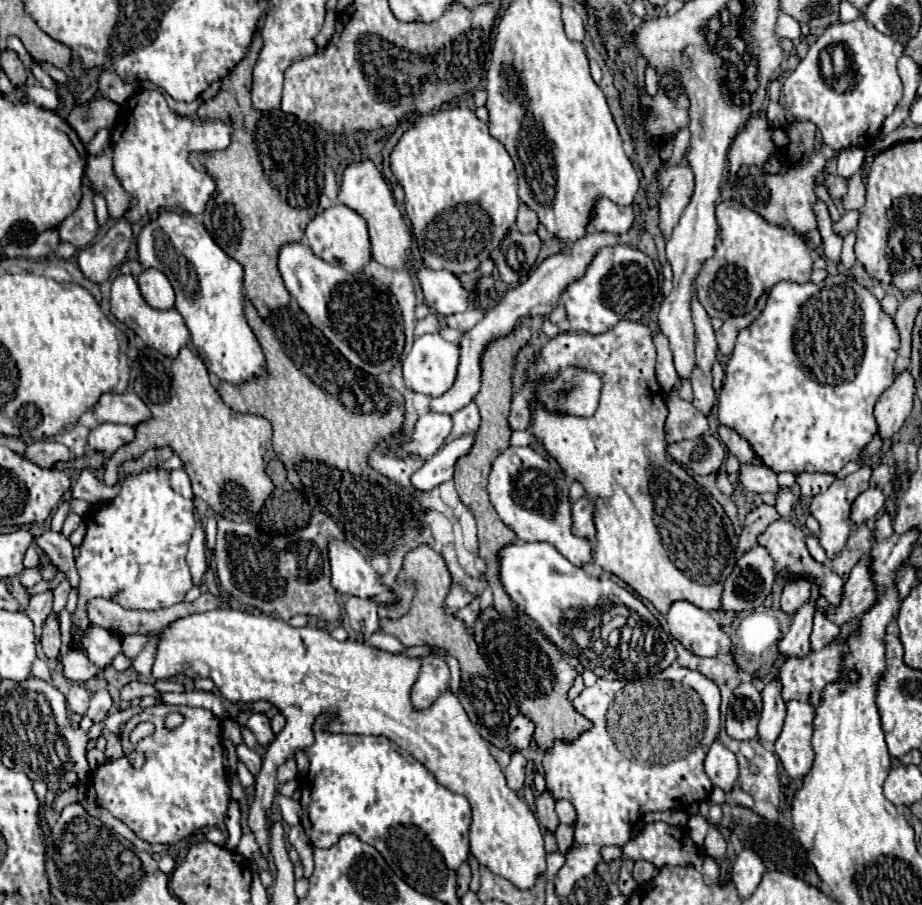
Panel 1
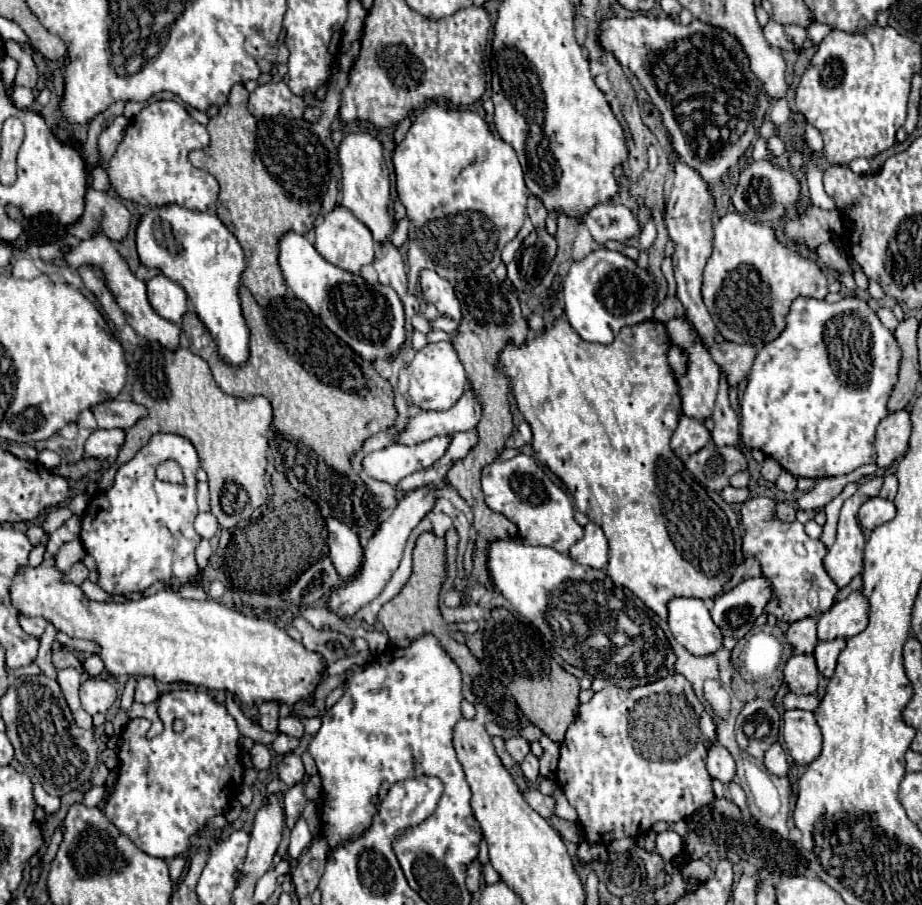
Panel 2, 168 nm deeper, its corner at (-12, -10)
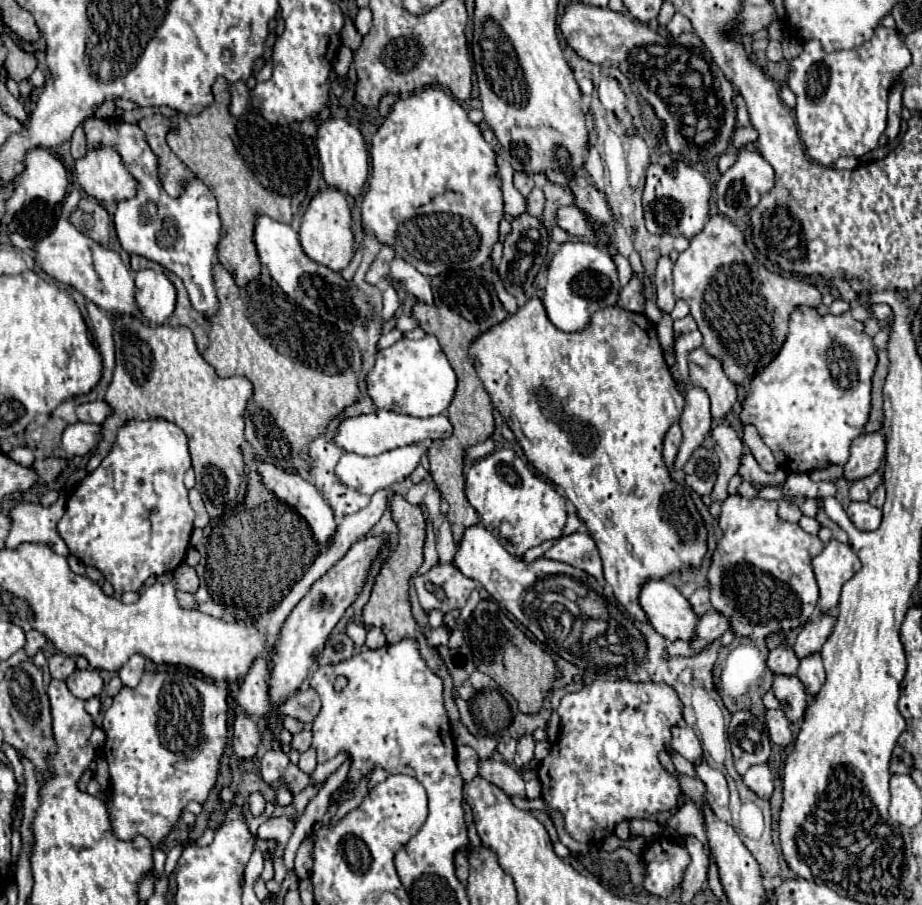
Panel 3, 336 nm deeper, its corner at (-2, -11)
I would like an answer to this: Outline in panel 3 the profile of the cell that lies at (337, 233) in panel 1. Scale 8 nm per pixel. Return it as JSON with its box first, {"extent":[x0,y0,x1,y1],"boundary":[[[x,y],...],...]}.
{"extent":[299,189,355,271],"boundary":[[[337,189],[319,191],[319,195],[311,199],[311,203],[303,215],[303,223],[299,229],[301,247],[313,261],[317,261],[333,271],[343,271],[355,253],[355,249],[353,249],[355,237],[353,237],[351,225],[353,225],[351,209],[347,205],[345,195],[339,193]]]}

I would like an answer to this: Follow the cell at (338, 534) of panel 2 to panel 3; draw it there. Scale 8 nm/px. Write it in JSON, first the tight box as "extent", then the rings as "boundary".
{"extent":[261,463,337,547],"boundary":[[[261,463],[261,477],[265,487],[273,491],[275,497],[279,497],[305,517],[305,521],[313,529],[317,543],[325,547],[325,543],[333,539],[333,531],[337,531],[337,521],[315,485],[311,485],[297,473],[287,473],[269,463]]]}

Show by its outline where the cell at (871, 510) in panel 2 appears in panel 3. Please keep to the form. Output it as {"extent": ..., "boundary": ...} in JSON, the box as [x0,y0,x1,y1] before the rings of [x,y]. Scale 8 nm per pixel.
{"extent":[847,503,881,531],"boundary":[[[851,503],[847,509],[849,519],[853,525],[861,531],[875,531],[881,525],[881,509],[869,505],[869,503]]]}

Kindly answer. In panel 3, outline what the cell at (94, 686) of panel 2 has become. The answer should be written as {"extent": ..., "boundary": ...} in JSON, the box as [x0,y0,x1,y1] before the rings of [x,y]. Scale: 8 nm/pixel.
{"extent":[67,669,103,701],"boundary":[[[77,669],[73,675],[67,677],[67,687],[69,691],[81,699],[87,701],[91,697],[99,697],[103,689],[103,679],[95,669]]]}

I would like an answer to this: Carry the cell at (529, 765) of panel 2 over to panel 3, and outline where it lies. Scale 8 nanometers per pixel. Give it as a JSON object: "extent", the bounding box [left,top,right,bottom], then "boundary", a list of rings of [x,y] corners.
{"extent":[513,735,535,767],"boundary":[[[525,735],[517,741],[517,753],[515,753],[515,759],[513,763],[517,767],[525,767],[531,759],[533,759],[533,747],[535,747],[535,741],[531,735]]]}

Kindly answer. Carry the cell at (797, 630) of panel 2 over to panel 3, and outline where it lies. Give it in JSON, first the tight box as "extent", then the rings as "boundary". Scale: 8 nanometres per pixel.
{"extent":[767,643,799,675],"boundary":[[[779,643],[769,653],[767,665],[775,675],[779,675],[779,673],[781,675],[793,675],[793,673],[797,673],[799,659],[797,659],[797,655],[793,655],[793,647],[789,643]]]}

